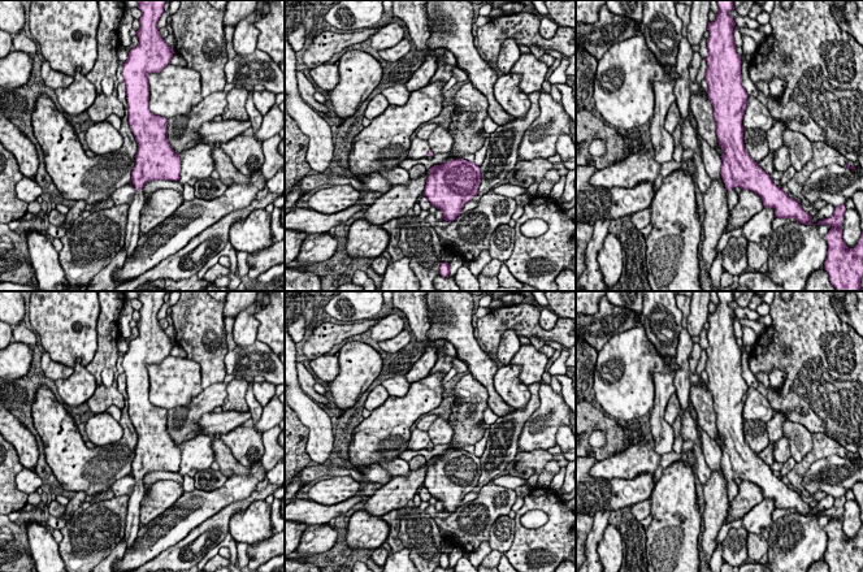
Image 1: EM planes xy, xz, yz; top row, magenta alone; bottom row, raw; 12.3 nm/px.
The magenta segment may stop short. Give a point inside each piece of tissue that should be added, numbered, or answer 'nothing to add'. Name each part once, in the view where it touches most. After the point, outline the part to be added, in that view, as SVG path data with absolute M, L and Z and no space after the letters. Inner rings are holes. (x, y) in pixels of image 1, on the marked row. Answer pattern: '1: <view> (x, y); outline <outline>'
1: yz (732, 195); outline M734 187L728 191L728 207L729 212L736 207L738 203L738 194L734 191Z

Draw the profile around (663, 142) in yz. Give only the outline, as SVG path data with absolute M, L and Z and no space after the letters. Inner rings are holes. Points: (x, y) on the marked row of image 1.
M675 79L652 82L655 107L654 117L650 121L650 140L655 150L655 161L659 164L673 160L675 139L672 134L664 129L664 122L671 104L676 101L673 92L675 82Z

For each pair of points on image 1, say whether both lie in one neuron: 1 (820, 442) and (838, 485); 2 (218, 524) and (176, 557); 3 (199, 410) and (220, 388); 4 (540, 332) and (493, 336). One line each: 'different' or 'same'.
1: different
2: same
3: same
4: same

